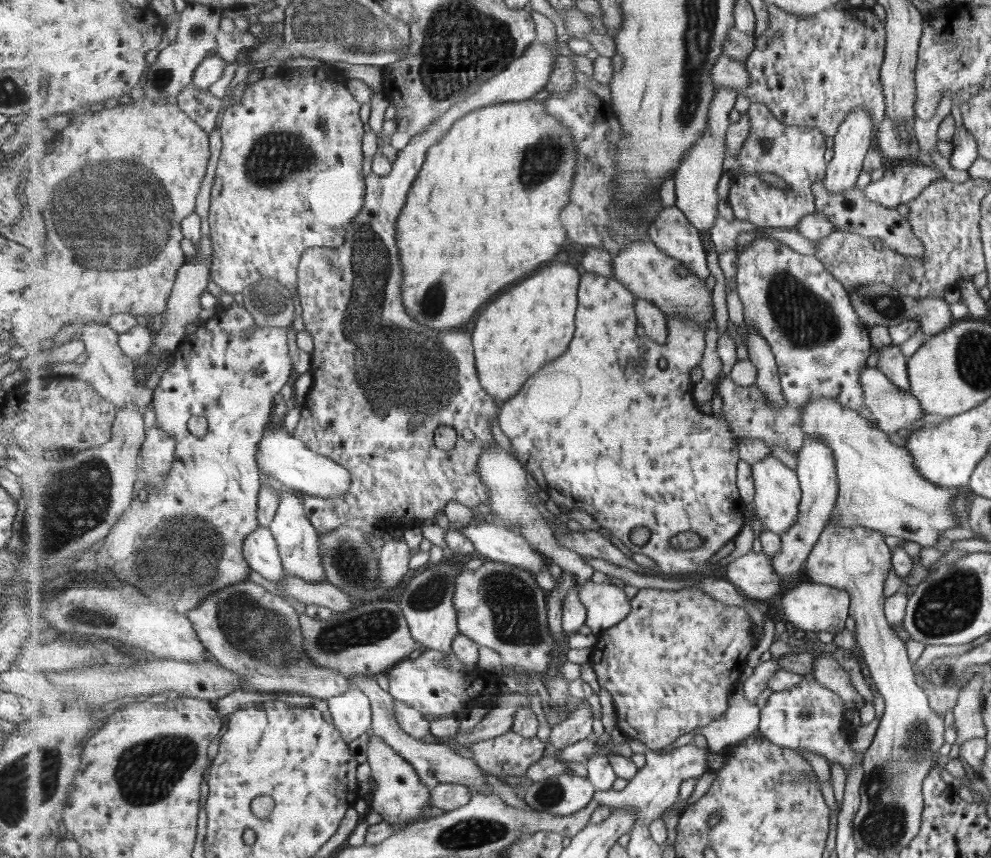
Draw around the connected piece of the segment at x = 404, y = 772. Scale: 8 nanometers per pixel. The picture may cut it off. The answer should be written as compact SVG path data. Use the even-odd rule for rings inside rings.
M371 734L368 763L371 766L371 777L377 786L372 795L371 810L379 813L383 820L390 822L395 831L405 830L408 826L419 823L419 820L425 820L427 816L437 813L431 804L432 790L422 783L416 768L383 738L375 734ZM425 808L431 808L430 814L423 812Z

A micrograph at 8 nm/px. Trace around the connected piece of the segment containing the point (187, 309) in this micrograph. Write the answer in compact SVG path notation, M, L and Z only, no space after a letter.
M211 234L201 238L200 248L197 252L200 253L199 260L194 263L185 263L177 272L177 278L175 278L175 284L171 288L171 294L167 298L167 310L162 312L162 318L164 319L164 327L158 332L154 340L154 345L150 348L152 354L163 354L165 350L175 352L178 350L179 345L185 340L187 334L187 326L190 322L198 322L201 320L199 314L203 312L201 304L201 296L207 288L209 288L209 277L212 274L212 263L214 260L213 255L213 242L211 242Z

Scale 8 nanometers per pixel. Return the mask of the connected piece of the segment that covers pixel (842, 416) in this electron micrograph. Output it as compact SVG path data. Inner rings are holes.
M837 399L810 400L801 411L804 432L822 438L835 455L840 493L829 523L838 527L865 525L921 547L933 546L939 532L959 526L950 506L957 493L969 491L967 486L945 488L925 480L912 465L908 449L891 443L887 433L871 425L858 410L844 407Z

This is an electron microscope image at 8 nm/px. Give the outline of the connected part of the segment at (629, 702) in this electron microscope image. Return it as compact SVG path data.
M645 588L632 598L631 613L623 622L609 628L597 637L597 641L592 648L591 659L589 664L592 666L599 685L610 693L615 704L615 711L618 717L617 727L620 728L629 738L641 741L647 748L661 750L671 746L679 736L689 734L699 727L707 727L714 721L722 718L721 714L725 713L730 705L732 693L735 692L739 684L739 678L743 674L743 668L747 666L749 652L753 650L753 622L749 612L743 607L727 605L724 602L709 597L707 593L699 588L683 588L678 591L661 590L655 588Z

